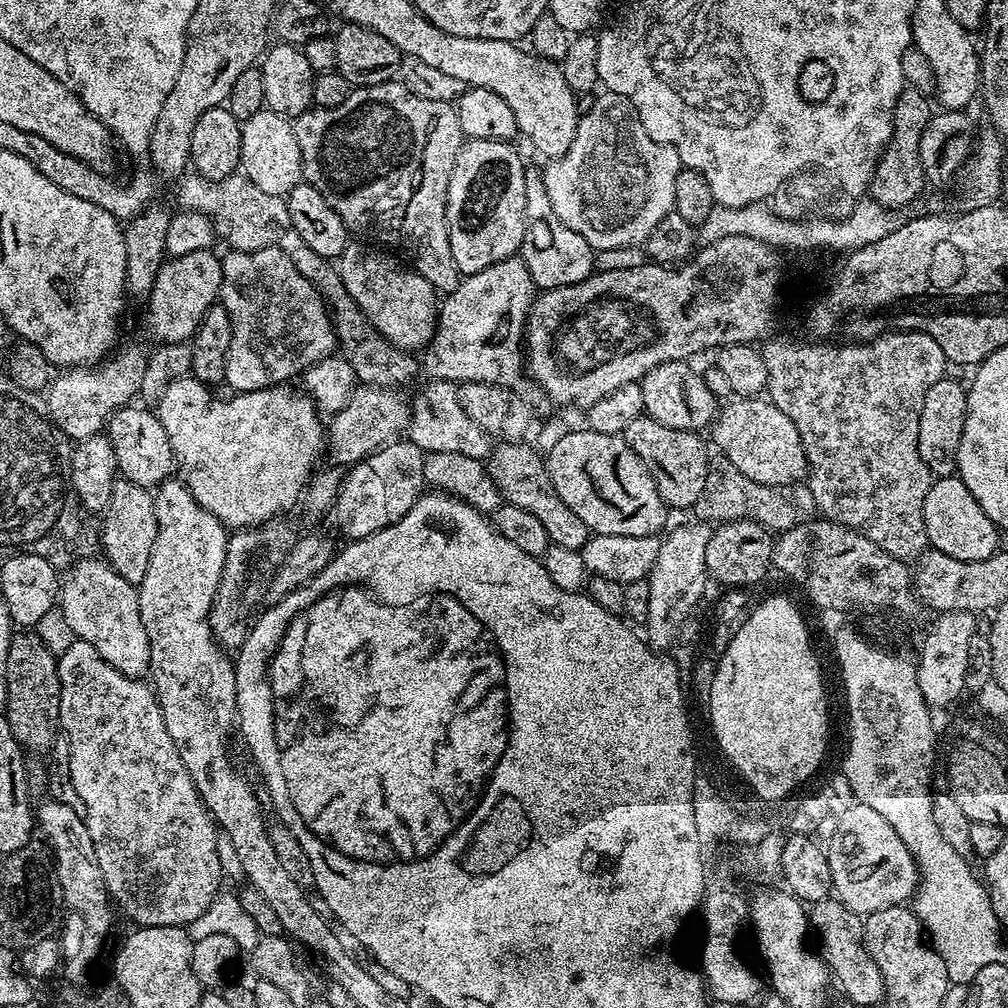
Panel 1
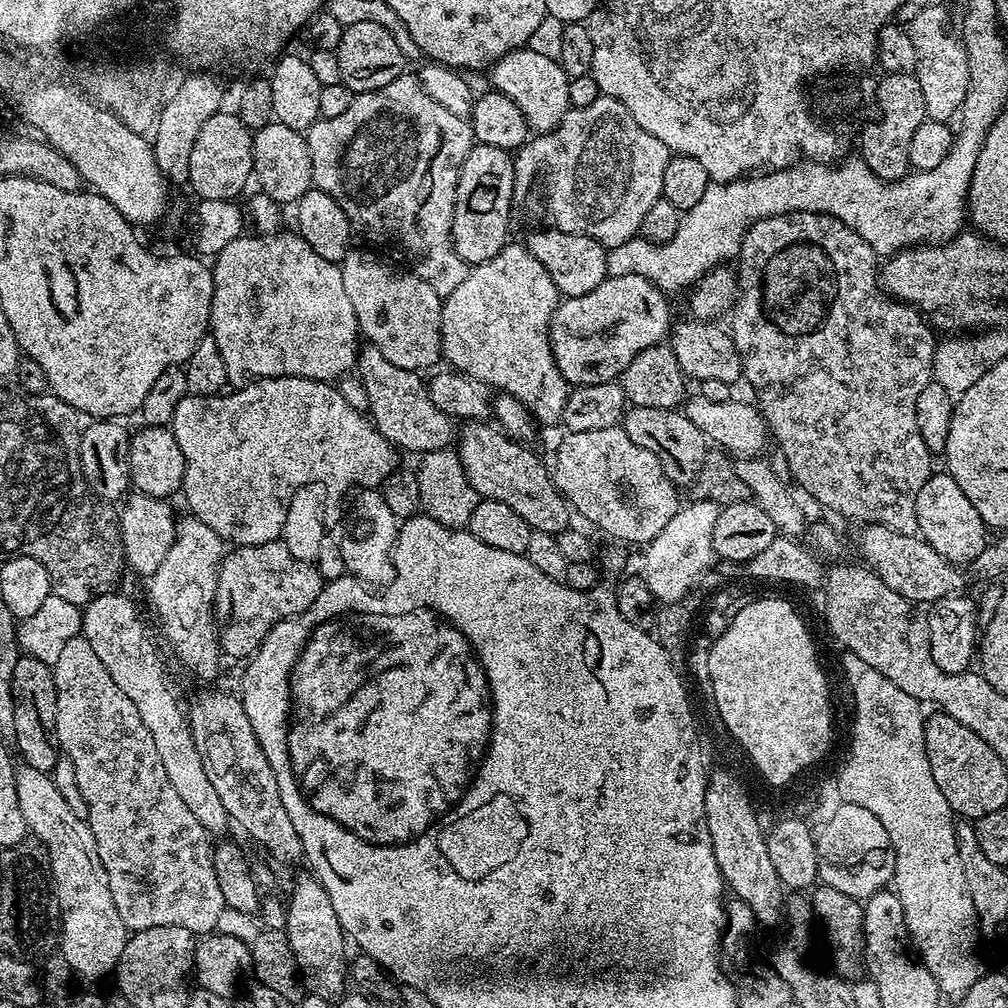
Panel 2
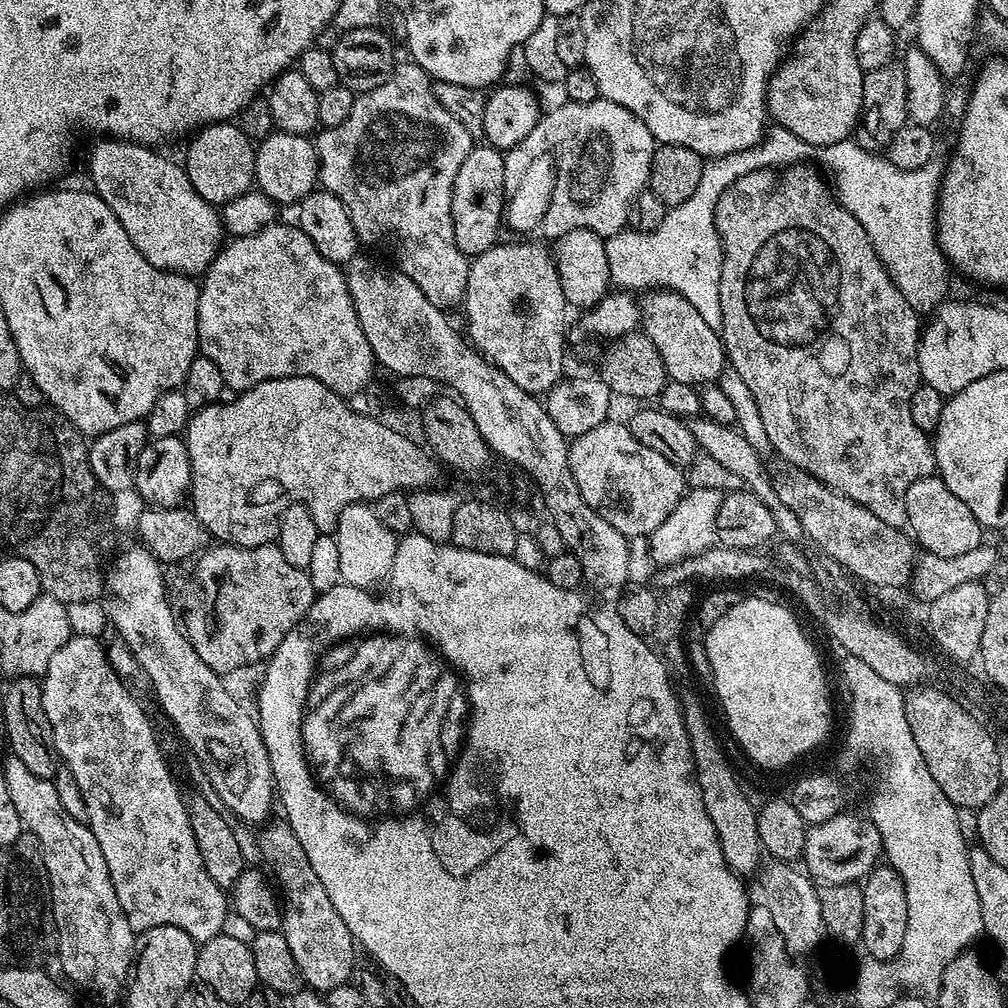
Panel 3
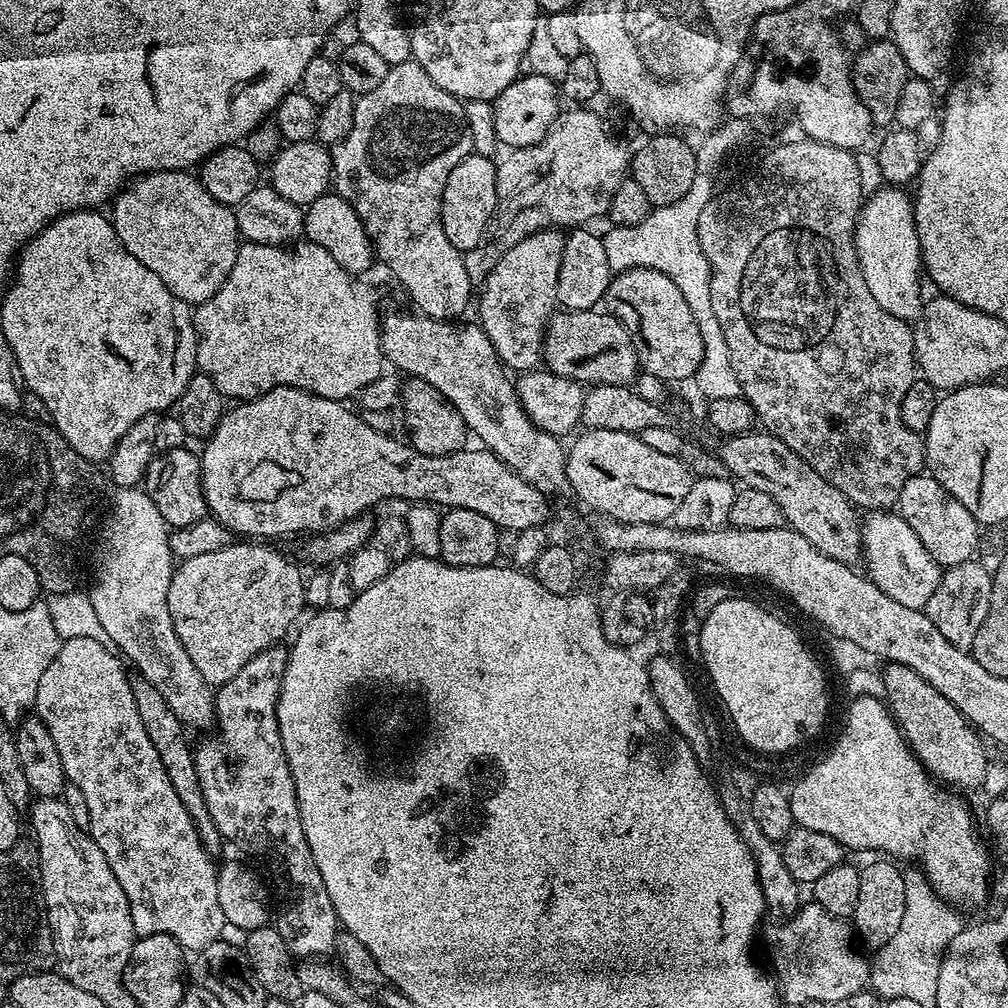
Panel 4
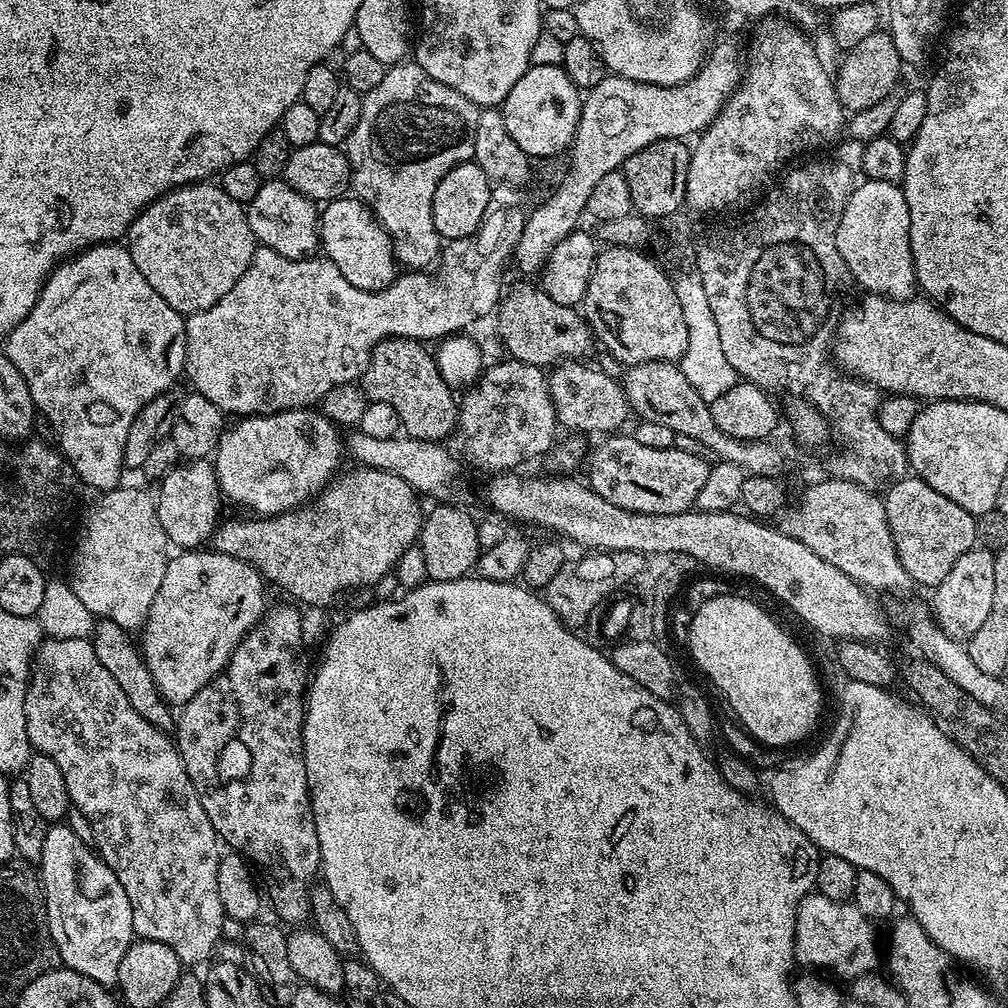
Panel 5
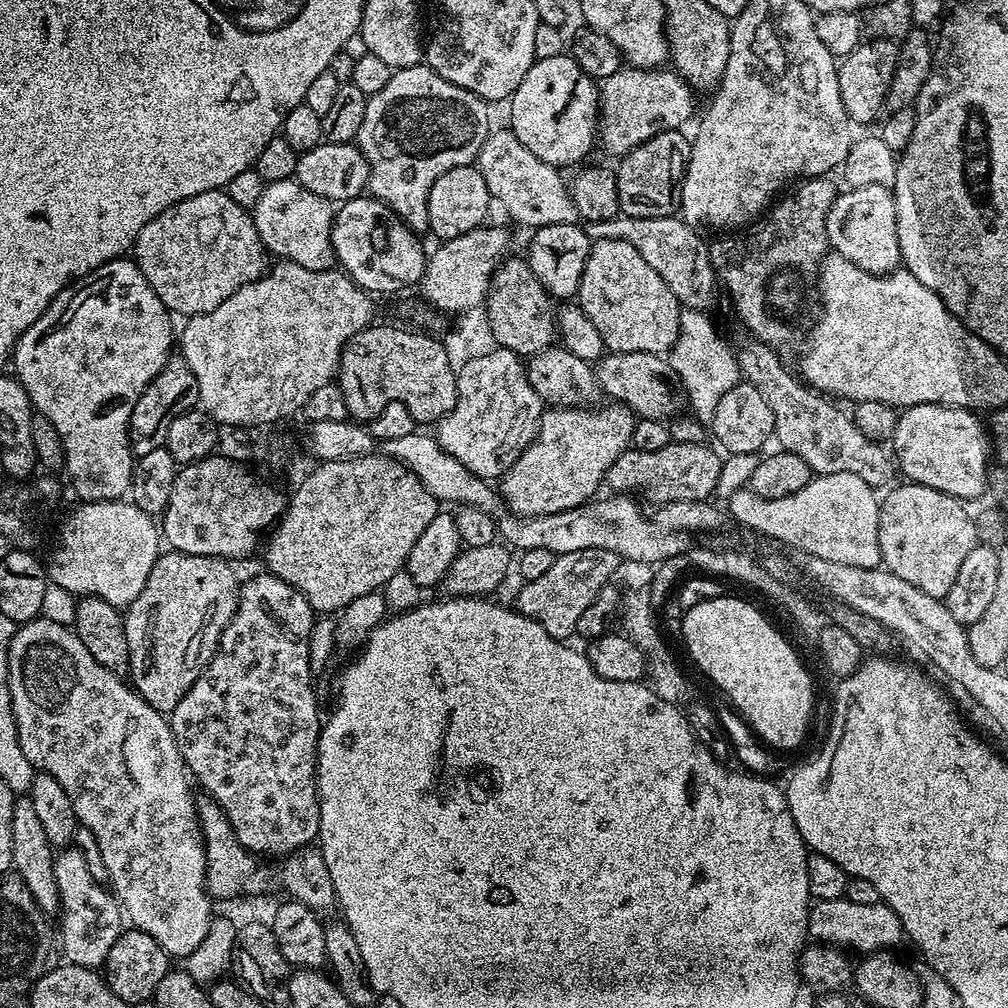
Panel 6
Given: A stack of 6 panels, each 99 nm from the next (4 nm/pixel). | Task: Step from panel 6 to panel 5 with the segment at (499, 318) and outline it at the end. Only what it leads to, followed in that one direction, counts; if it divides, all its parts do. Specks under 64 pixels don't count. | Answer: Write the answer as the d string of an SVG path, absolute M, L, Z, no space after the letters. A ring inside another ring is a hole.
M520 284L507 289L498 305L500 314L500 340L509 357L523 364L533 364L544 370L563 361L579 361L594 345L594 333L588 321L576 308L567 308L544 293L543 288L532 284Z

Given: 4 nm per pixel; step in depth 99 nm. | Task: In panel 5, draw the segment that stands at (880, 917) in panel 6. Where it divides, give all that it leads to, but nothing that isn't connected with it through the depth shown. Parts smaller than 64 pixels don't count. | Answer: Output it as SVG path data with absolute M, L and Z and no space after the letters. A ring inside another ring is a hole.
M811 892L804 896L796 911L795 948L797 961L802 965L808 964L818 968L829 968L837 972L845 982L858 979L859 976L867 976L877 971L876 966L881 965L882 944L878 942L877 925L858 910L856 904L851 901L841 901L826 898L817 892Z

